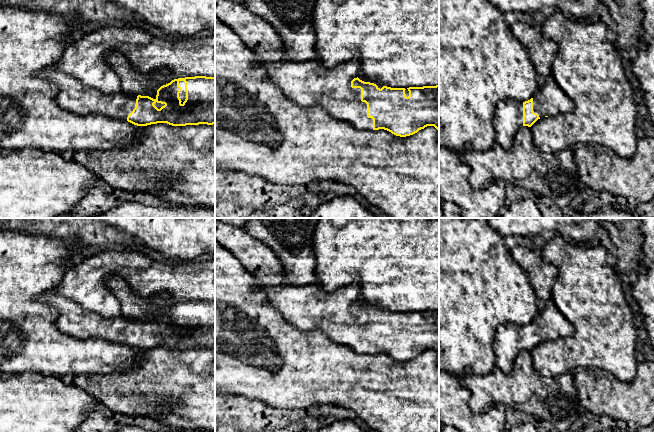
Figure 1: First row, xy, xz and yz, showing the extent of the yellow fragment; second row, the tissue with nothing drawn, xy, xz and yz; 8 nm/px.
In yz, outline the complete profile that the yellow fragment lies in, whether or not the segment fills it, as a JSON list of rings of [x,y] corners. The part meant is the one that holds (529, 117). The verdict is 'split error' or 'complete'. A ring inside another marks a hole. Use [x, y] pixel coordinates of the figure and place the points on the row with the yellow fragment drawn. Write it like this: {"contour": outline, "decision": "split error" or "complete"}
{"contour": [[[550,74],[544,87],[538,89],[530,100],[507,99],[498,104],[493,117],[496,144],[509,149],[522,126],[531,127],[540,118],[567,114],[574,108],[574,102]]], "decision": "split error"}

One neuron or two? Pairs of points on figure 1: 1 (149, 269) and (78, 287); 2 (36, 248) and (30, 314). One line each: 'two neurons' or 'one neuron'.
1: one neuron
2: one neuron

